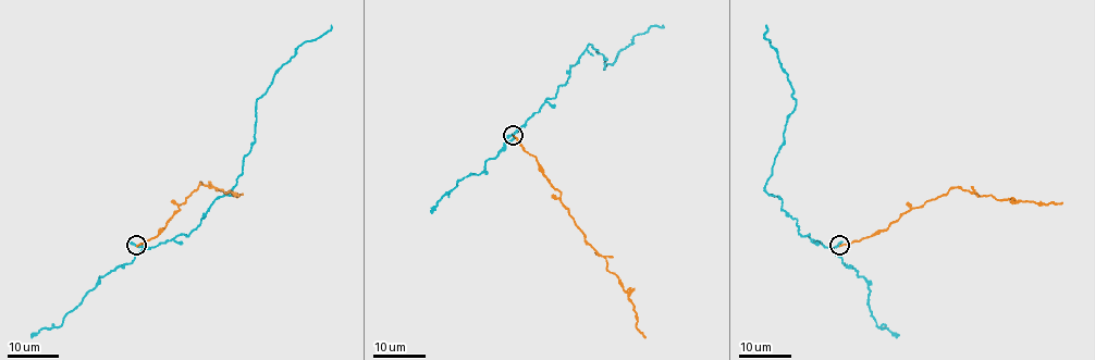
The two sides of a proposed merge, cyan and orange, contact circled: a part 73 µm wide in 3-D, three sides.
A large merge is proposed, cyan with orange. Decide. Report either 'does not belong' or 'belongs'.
does not belong

